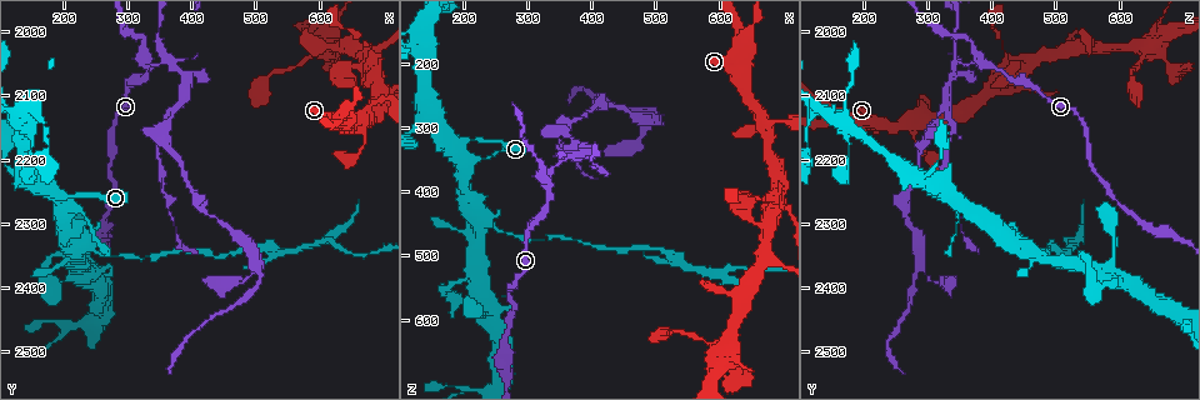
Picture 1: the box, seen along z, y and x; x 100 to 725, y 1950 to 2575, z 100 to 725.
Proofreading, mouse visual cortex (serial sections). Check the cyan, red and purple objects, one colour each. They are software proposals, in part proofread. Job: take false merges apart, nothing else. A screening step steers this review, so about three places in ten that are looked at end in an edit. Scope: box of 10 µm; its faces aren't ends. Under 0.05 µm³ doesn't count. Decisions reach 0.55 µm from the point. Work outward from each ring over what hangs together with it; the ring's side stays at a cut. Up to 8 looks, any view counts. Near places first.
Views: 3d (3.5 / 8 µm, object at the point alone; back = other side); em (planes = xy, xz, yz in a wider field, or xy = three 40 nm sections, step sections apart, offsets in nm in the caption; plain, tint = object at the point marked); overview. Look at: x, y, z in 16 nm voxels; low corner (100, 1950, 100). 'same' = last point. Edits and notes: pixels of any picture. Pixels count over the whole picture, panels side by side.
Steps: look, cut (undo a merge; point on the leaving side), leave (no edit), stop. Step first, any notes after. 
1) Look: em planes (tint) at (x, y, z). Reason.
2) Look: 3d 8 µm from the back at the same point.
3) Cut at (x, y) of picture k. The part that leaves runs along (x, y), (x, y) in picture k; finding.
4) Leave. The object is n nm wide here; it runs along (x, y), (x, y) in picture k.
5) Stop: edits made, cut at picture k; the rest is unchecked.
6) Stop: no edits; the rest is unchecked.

Look: em xy step 5 (tint) at (645, 2120, 155). Three-way junction.

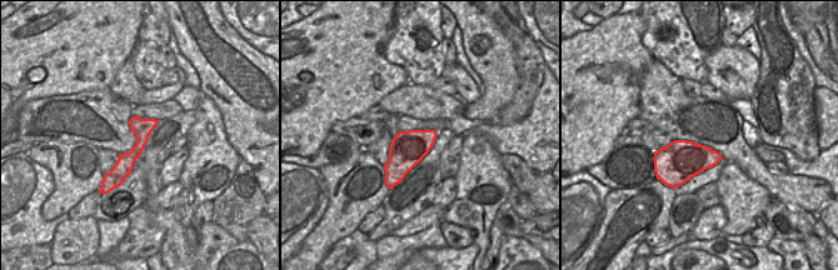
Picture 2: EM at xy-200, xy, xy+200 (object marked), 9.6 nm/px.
Look: 3d 3.5 µm at the same point.

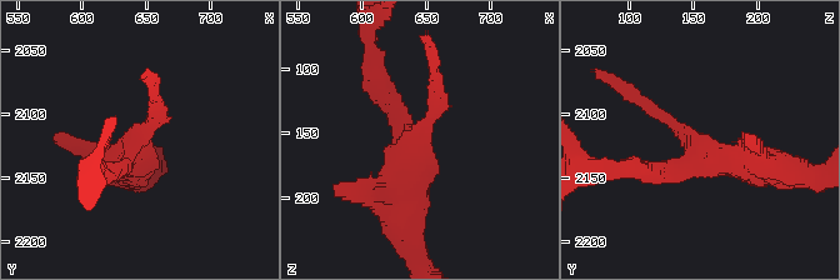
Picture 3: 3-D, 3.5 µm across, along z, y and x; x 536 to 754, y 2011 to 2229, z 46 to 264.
Leave. It runs along (775, 165), (718, 158), (638, 96) in picture 3; continuous, no second cell.

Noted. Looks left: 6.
Look: 3d 8 µm at (665, 2145, 290). Four arms meet.

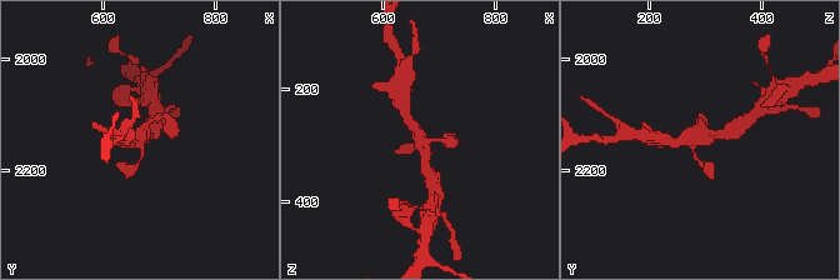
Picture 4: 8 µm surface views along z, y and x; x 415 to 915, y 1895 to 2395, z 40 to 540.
Look: em xy step 2 (tint) at the same point. 4 arms meet here; the arms are 150, 150, 250, 350 nm wide; now the EM.

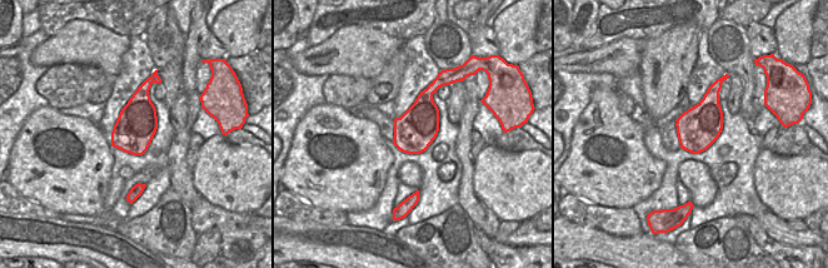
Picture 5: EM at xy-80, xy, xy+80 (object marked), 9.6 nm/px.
Leave. The object is 400 nm wide here; it runs along (405, 109), (428, 154), (426, 170) in picture 4; one cell here.

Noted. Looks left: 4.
Look: 3d 3.5 µm at (610, 2020, 630). Abrupt turn.

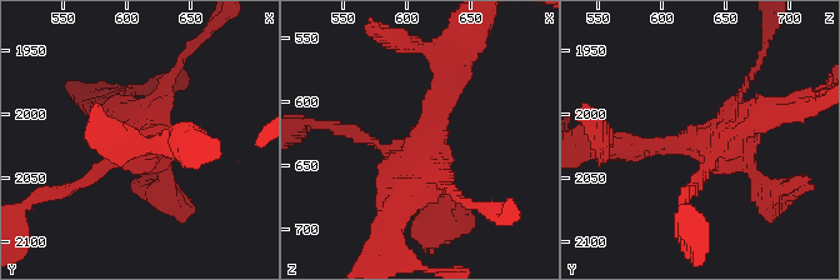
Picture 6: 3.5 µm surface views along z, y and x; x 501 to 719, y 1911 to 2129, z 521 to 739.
Look: em xy step 3 (tint) at (614, 2024, 634).

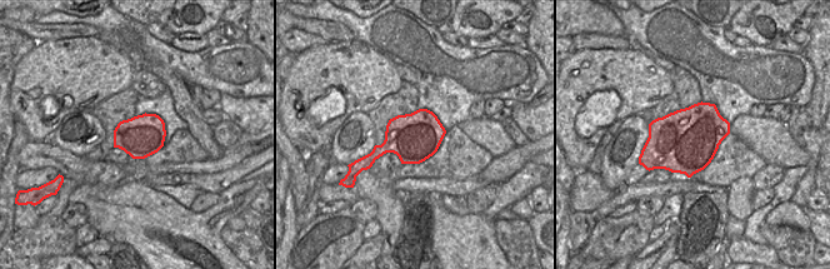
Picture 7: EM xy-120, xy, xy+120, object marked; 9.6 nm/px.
Leave. All the same cell.

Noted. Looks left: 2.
Stop: no edits; the rest is unchecked.

